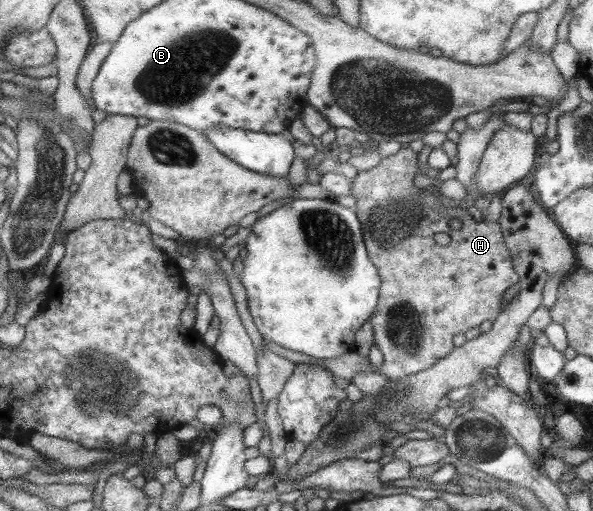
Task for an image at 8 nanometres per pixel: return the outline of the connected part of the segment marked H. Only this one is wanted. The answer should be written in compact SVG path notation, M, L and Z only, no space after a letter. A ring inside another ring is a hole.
M410 147L401 148L396 154L384 157L376 166L368 170L359 171L359 173L351 179L350 187L350 195L356 198L357 203L353 209L362 227L362 236L364 237L363 241L365 242L367 253L369 254L370 260L378 267L378 274L381 278L378 306L376 306L376 310L369 318L374 331L374 344L382 351L384 358L379 370L384 376L394 380L407 377L409 374L416 374L421 370L426 370L434 365L438 359L450 354L455 349L454 343L452 343L454 335L464 334L467 330L470 330L470 328L479 326L484 320L494 322L496 317L501 313L500 309L504 303L504 292L519 281L518 273L513 267L512 255L505 245L500 225L497 222L493 222L492 224L485 221L477 222L472 219L467 208L442 206L440 203L441 193L438 189L430 189L430 187L427 187L426 193L424 193L424 189L416 187L414 180L416 180L416 174L418 174L418 167L418 153L411 150ZM453 218L458 218L462 221L463 225L461 229L454 231L449 227L448 222ZM438 232L446 232L446 234L449 234L451 238L450 243L446 245L438 244L434 239Z

